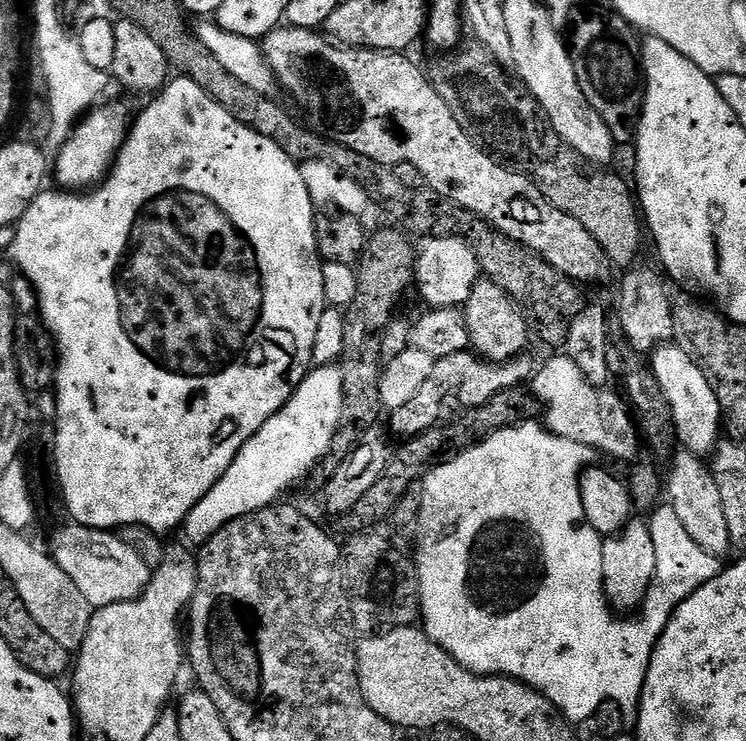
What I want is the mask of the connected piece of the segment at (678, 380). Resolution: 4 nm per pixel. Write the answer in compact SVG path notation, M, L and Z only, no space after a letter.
M672 342L657 347L651 353L650 367L658 382L662 382L662 394L666 394L666 402L670 402L677 441L687 451L701 458L707 457L721 439L722 421L718 398L714 398L714 390L710 390L706 374L702 374L696 363Z

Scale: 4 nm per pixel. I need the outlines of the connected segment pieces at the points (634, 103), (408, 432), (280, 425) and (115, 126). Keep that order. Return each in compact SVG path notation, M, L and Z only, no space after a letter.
M596 12L593 16L584 16L576 25L571 25L572 65L590 106L594 106L602 122L606 122L613 145L631 145L640 126L640 113L644 111L642 40L637 29L627 20L609 12Z
M471 350L450 354L436 361L434 370L430 370L430 378L426 378L426 383L420 387L418 394L414 394L414 398L410 398L410 402L406 402L406 406L398 406L398 410L390 413L391 435L407 438L431 428L439 428L460 413L490 402L490 398L494 398L499 392L520 388L531 381L533 375L534 367L532 368L532 360L528 354L515 356L506 362L484 360Z
M320 366L309 371L306 379L300 383L296 393L269 418L261 428L244 443L236 460L218 478L218 482L204 500L199 500L194 510L190 510L186 521L188 536L195 542L203 542L217 532L221 524L229 524L235 516L245 516L255 509L267 508L270 502L277 499L276 492L284 492L291 484L296 484L300 476L307 477L310 470L315 469L319 461L332 450L334 430L341 425L342 397L340 394L340 370L336 366Z
M104 104L93 107L77 123L72 135L60 145L54 156L54 180L64 190L88 190L108 175L130 127L130 115L124 104Z

